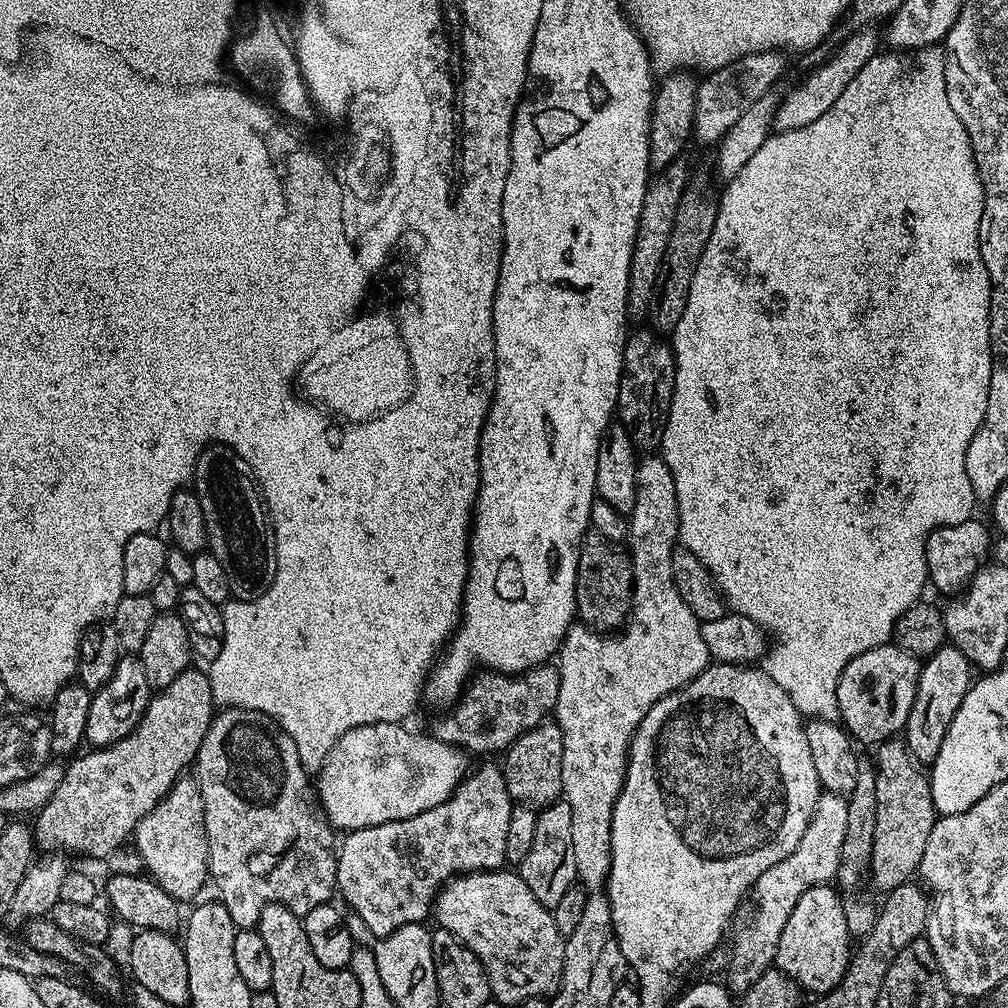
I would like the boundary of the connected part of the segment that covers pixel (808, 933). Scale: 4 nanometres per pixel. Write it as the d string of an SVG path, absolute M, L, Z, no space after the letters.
M831 883L819 884L804 891L778 942L775 967L787 974L801 989L809 988L812 994L823 994L836 987L848 968L850 937L840 897L841 893Z

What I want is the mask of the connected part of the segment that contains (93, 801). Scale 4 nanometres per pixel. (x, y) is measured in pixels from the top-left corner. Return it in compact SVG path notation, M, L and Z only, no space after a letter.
M189 666L185 672L178 674L168 686L159 689L149 699L142 718L130 735L105 748L92 748L85 756L77 755L72 758L77 760L67 761L62 782L58 782L58 790L54 790L50 802L46 802L46 806L41 808L35 817L36 848L65 848L68 852L85 852L88 856L111 856L123 845L120 843L127 836L129 839L135 833L141 818L150 814L156 803L187 773L184 771L187 768L189 771L202 746L202 738L206 738L206 730L212 725L213 715L212 684L208 680L208 673L204 670L199 672L196 666Z

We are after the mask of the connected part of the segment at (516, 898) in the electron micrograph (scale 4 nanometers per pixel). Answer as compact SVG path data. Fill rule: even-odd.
M493 870L490 872L465 872L453 876L436 893L434 914L436 924L450 934L454 934L482 962L488 979L492 982L494 998L502 1006L517 1006L531 996L551 997L557 993L565 967L565 937L558 930L555 915L530 894L530 886L520 876L519 871ZM528 916L548 916L545 920L531 920Z

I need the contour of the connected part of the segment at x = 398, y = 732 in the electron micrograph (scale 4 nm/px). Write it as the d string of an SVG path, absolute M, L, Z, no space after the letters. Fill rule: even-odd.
M367 726L351 728L330 750L328 759L318 769L318 776L328 772L348 772L348 780L332 780L332 804L318 800L323 815L333 829L355 830L368 825L417 816L425 808L448 800L466 775L463 751L439 742L424 744L416 753L416 740L404 726ZM344 760L344 768L340 768ZM340 788L340 792L336 792Z

